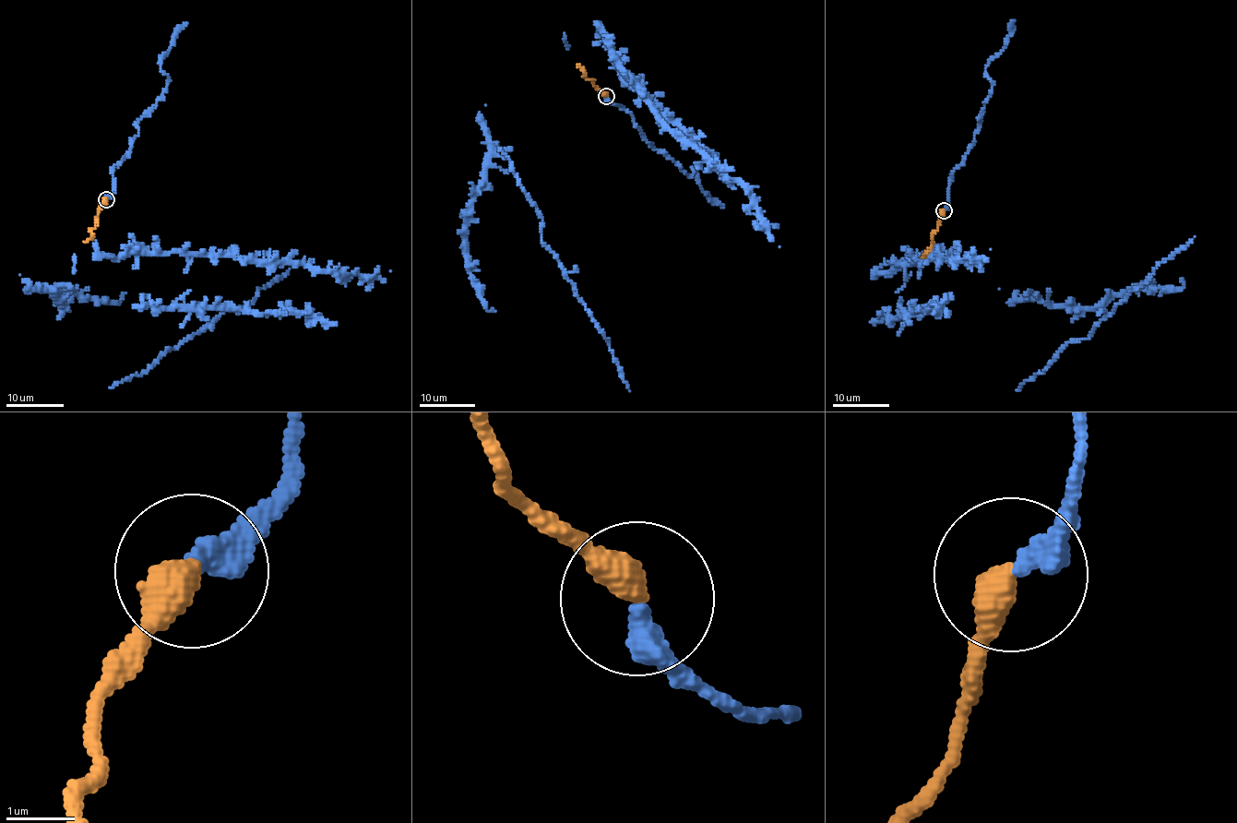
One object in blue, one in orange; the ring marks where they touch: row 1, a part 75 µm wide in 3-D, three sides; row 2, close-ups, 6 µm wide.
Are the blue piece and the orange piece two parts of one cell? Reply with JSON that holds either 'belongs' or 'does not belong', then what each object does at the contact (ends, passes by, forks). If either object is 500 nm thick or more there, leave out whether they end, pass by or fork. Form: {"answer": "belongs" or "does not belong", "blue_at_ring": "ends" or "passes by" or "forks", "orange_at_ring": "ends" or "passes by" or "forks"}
{"answer": "belongs"}

